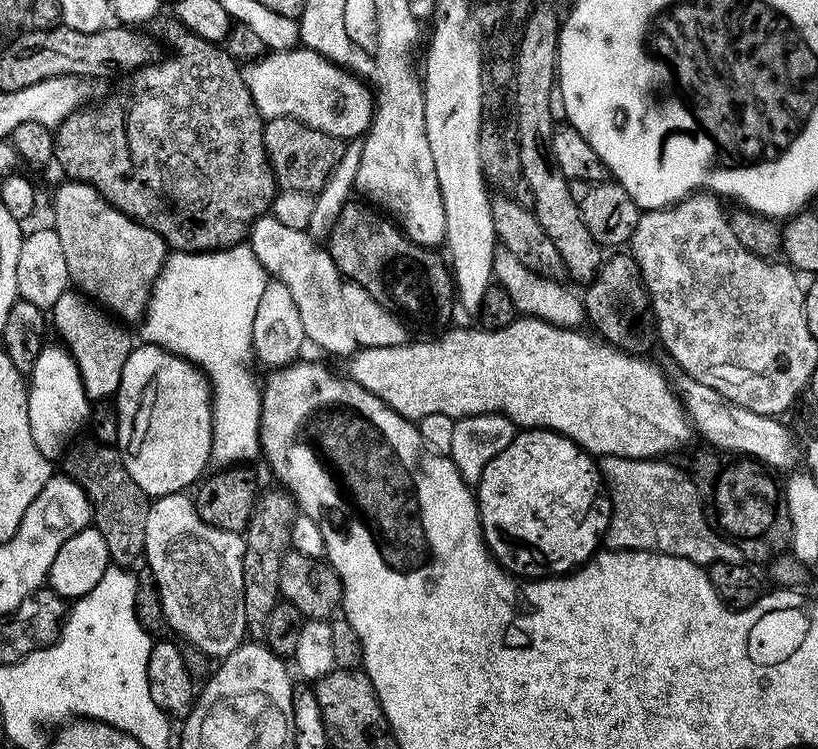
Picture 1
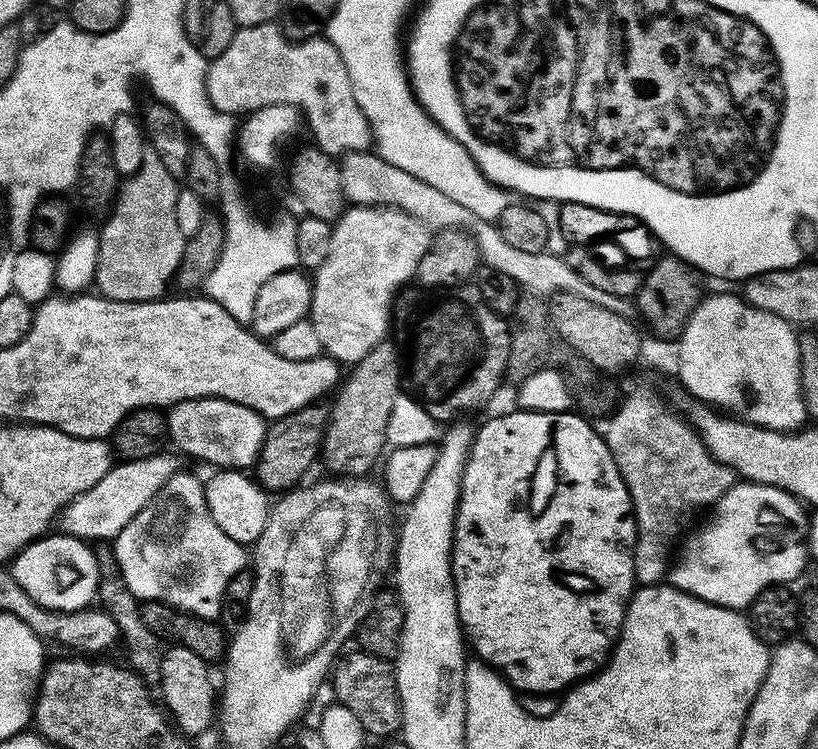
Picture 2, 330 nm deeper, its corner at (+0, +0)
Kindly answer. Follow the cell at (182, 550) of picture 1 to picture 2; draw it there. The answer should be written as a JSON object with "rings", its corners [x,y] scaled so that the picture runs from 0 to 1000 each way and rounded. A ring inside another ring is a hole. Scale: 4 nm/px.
{"rings":[[[221,628],[210,636],[197,656],[139,720],[142,754],[154,782],[166,794],[167,802],[197,801],[199,806],[210,806],[224,817],[236,817],[253,828],[264,828],[269,821],[271,793],[292,764],[300,762],[300,728],[286,724],[281,713],[271,708],[254,688],[249,646],[229,628]]]}

